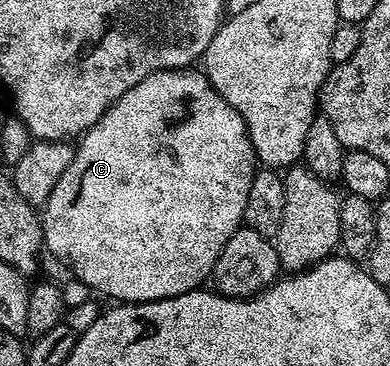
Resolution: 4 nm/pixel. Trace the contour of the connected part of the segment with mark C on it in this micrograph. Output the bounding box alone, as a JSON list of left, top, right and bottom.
[40,68,256,303]

